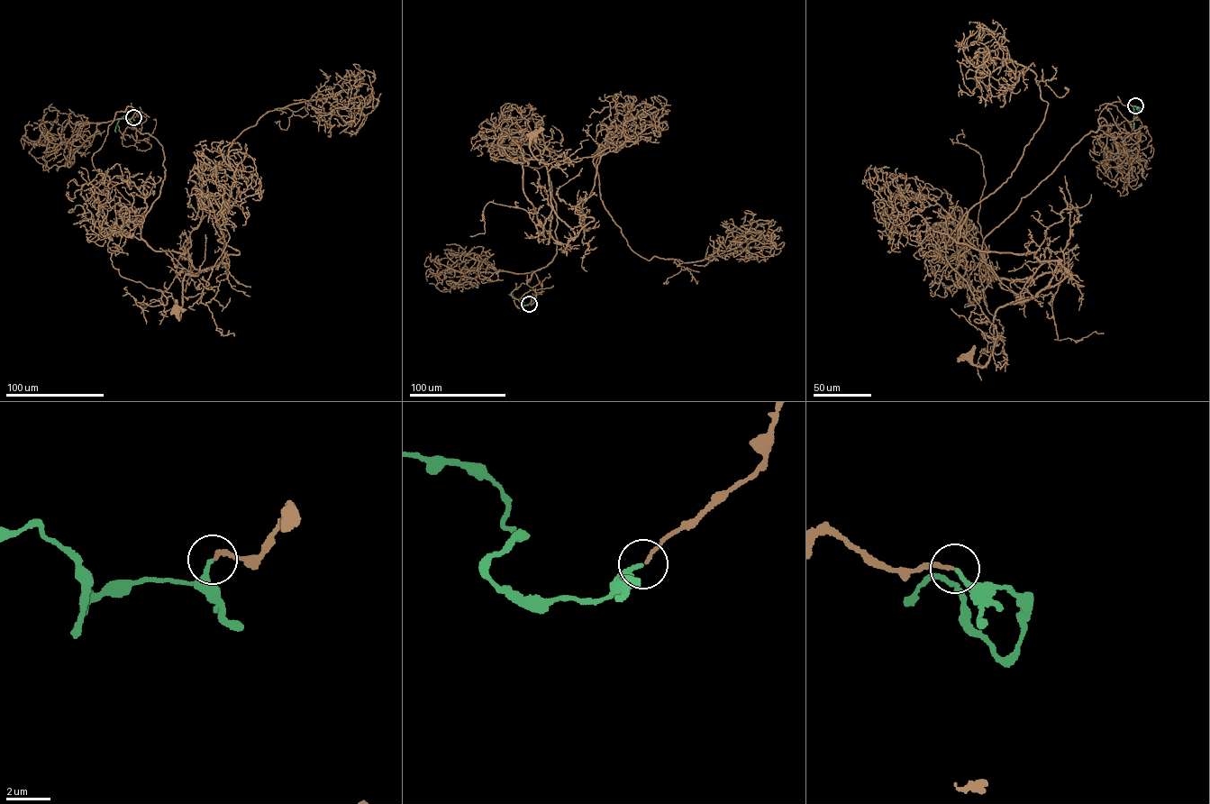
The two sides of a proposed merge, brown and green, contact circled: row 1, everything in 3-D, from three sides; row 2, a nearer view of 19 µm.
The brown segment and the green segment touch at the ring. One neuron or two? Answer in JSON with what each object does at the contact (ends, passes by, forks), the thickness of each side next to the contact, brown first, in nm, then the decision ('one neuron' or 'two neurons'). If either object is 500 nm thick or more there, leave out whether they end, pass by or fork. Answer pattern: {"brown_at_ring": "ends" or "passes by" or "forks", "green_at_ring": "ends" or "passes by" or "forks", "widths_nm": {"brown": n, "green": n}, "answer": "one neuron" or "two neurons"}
{"brown_at_ring": "ends", "green_at_ring": "ends", "widths_nm": {"brown": 170, "green": 200}, "answer": "one neuron"}

